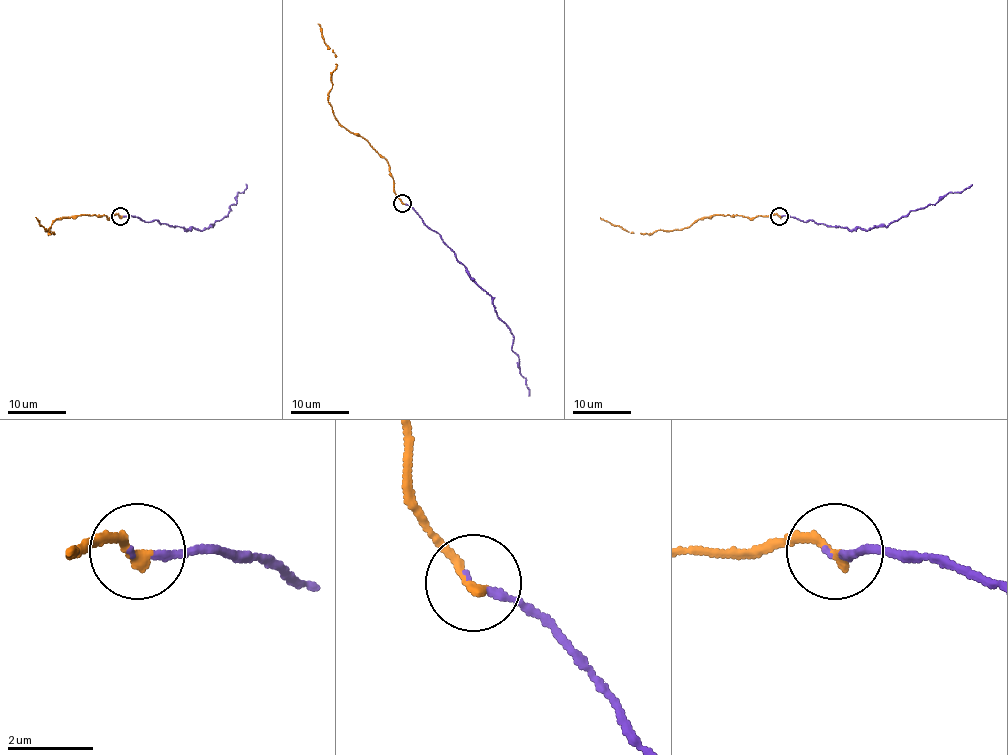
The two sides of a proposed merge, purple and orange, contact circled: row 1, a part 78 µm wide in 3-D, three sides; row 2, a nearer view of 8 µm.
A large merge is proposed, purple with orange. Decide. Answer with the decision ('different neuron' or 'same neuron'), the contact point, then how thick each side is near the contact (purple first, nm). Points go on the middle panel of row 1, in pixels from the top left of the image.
same neuron; place (402, 203); calibres 110 and 260 nm

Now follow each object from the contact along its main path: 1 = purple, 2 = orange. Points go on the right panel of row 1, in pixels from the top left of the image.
1: (779, 216), (869, 231), (892, 223), (972, 184)
2: (779, 216), (705, 216), (677, 231), (644, 233), (631, 233), (600, 217)

